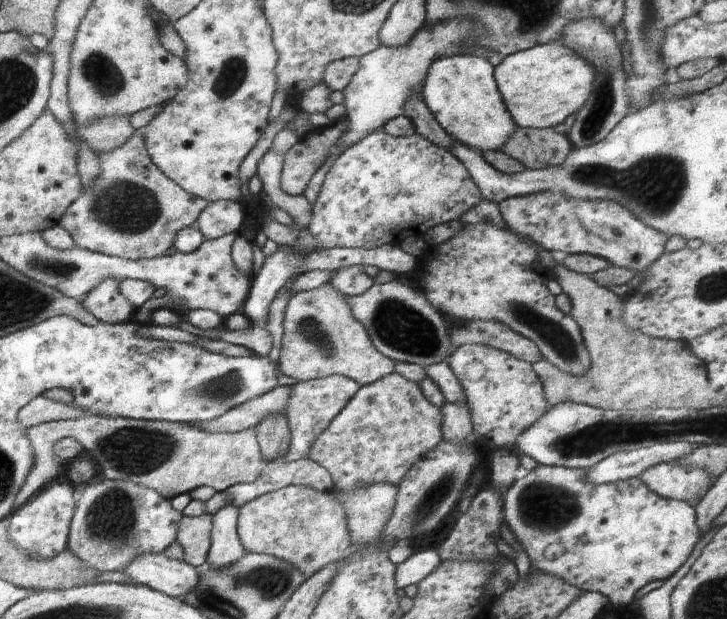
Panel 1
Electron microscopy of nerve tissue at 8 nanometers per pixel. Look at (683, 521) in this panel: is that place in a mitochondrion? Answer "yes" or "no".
no

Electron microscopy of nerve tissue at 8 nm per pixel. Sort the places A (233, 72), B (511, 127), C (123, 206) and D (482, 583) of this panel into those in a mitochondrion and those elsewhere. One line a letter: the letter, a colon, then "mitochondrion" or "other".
A: mitochondrion
B: other
C: mitochondrion
D: other

